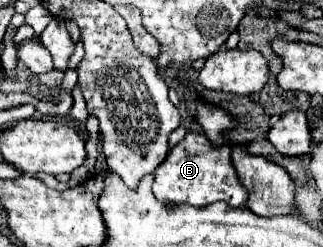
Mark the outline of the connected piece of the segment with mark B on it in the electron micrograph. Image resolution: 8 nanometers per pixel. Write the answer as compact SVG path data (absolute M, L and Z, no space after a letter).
M187 133L185 139L167 153L165 161L155 171L153 193L165 203L187 203L193 207L205 207L215 201L225 201L231 207L241 207L247 201L247 191L239 183L239 177L231 163L231 149L213 147L201 133Z

